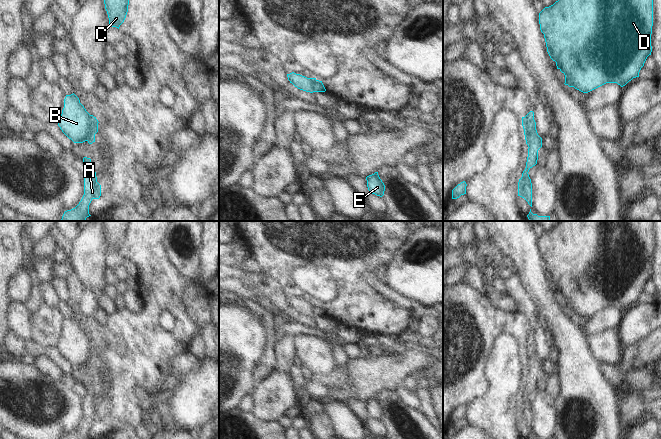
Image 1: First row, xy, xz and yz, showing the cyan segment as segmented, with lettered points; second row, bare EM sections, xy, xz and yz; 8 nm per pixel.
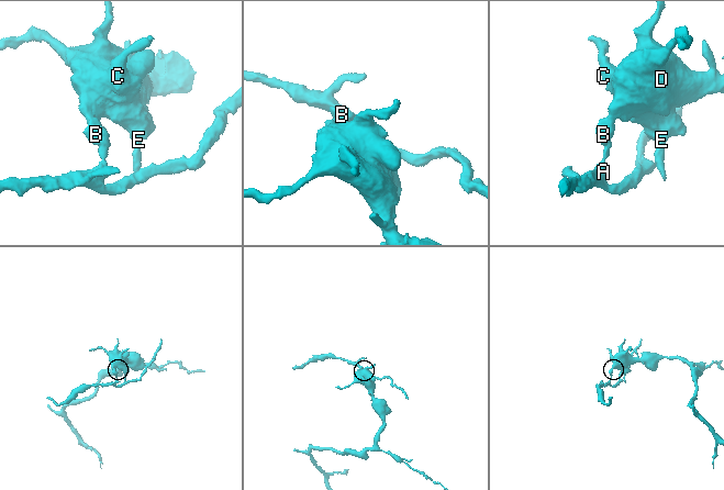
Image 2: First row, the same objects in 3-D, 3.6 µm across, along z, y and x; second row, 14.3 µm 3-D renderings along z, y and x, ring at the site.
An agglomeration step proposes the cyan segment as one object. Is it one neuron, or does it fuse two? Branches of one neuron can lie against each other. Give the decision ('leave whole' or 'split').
split

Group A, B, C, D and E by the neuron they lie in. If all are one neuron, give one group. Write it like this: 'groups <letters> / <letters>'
groups A / B C D E

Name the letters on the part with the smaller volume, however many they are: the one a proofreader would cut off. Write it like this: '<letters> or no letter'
A

